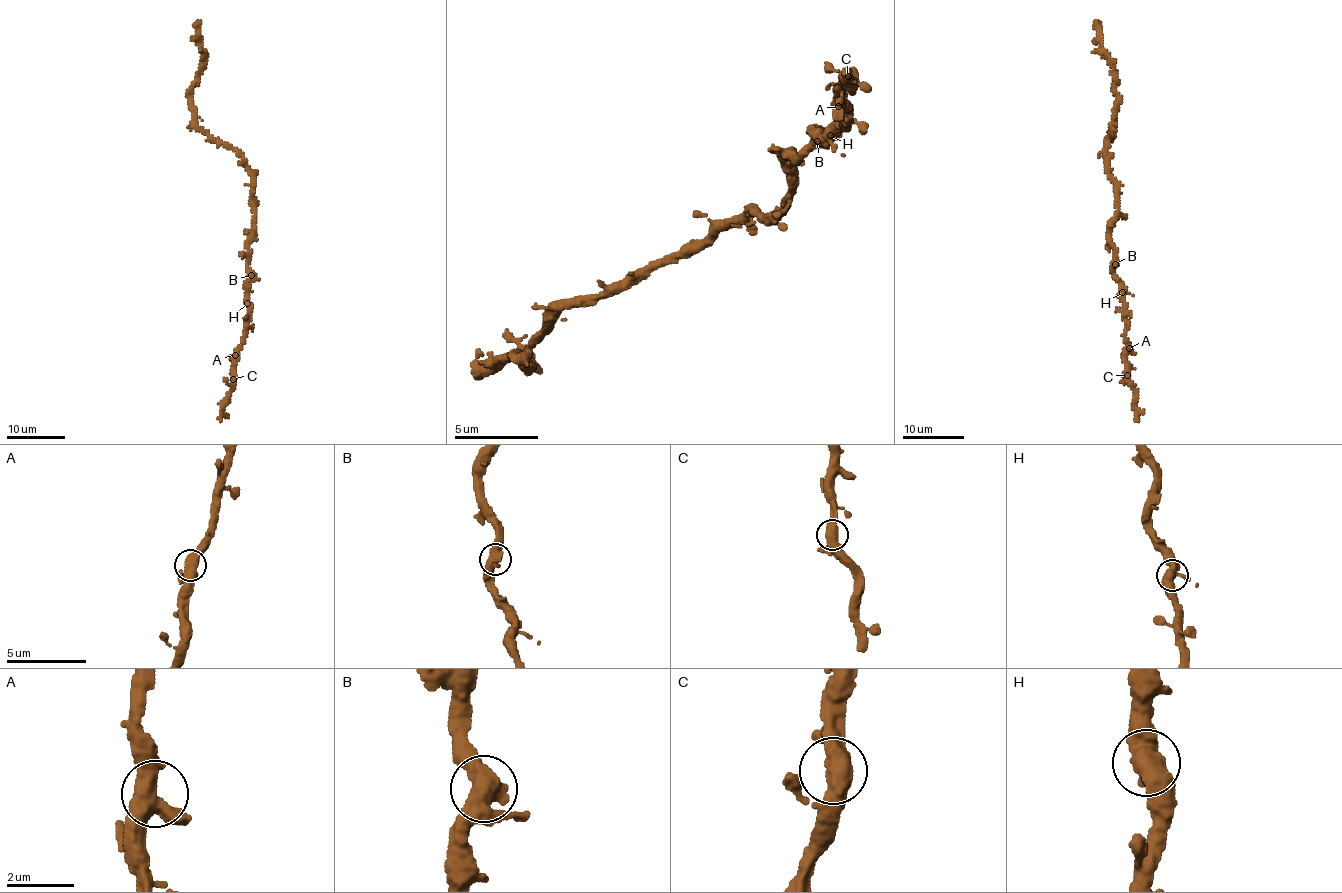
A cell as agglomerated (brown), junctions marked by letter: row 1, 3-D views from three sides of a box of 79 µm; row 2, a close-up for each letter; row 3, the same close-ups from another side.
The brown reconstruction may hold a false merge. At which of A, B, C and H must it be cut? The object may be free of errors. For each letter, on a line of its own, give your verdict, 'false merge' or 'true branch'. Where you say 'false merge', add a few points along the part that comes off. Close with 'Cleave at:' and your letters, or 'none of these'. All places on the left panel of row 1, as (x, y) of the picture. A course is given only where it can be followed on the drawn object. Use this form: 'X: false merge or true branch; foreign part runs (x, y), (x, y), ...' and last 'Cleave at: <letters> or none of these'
A: true branch
B: true branch
C: true branch
H: true branch
Cleave at: none of these

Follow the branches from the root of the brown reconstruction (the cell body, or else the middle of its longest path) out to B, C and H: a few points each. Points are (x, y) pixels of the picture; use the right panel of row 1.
B: (1116, 194), (1117, 216), (1110, 229), (1115, 263)
C: (1116, 194), (1117, 216), (1110, 229), (1110, 245), (1116, 253), (1113, 276), (1123, 289), (1127, 375)
H: (1116, 194), (1117, 216), (1110, 229), (1110, 245), (1116, 253), (1113, 276), (1122, 292)

